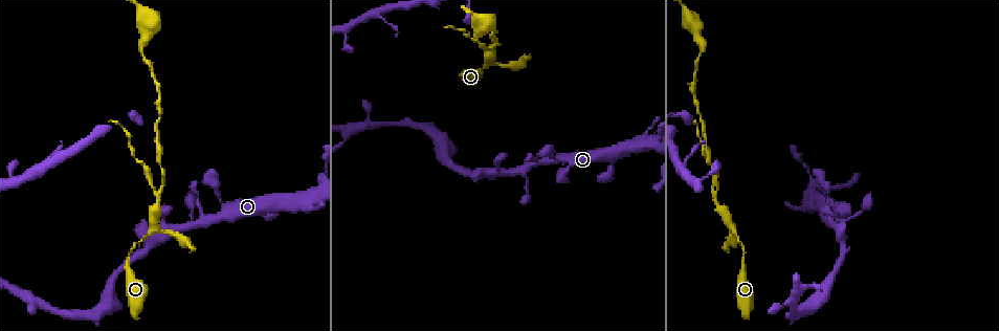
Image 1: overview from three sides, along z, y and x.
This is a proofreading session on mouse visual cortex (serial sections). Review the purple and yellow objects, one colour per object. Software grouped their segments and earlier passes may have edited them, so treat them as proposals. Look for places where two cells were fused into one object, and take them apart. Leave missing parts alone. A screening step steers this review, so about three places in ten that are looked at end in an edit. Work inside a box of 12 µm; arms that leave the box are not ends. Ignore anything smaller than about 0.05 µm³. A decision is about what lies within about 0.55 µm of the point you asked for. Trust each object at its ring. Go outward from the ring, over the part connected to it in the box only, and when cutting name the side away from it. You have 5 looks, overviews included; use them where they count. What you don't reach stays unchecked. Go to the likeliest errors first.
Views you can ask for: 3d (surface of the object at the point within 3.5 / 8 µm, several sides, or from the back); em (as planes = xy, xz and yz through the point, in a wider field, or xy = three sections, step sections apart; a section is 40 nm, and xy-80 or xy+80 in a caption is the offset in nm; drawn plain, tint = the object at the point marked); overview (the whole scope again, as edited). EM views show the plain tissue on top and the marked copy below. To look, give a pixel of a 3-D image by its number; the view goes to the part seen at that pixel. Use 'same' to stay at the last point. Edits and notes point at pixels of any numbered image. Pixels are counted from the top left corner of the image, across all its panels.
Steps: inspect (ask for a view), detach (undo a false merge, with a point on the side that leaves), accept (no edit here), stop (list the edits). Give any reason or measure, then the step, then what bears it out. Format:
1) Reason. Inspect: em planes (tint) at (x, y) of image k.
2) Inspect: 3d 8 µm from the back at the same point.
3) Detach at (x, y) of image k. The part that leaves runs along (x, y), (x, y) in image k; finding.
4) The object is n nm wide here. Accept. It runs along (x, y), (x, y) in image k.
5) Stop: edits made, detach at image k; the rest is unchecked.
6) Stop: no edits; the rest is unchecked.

A fork. Inspect: 3d 8 µm at (157, 194) of image 1.

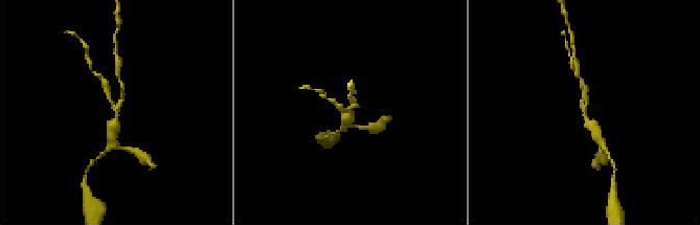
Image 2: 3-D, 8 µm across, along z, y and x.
Closer look. Inspect: 3d 3.5 µm at (119, 109) of image 2.

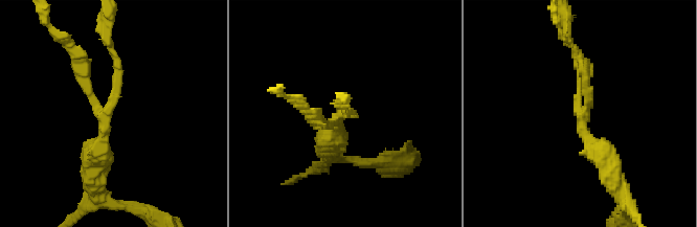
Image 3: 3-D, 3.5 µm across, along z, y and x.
Inspect: em xy step 1 (tint) at (340, 115) of image 3.

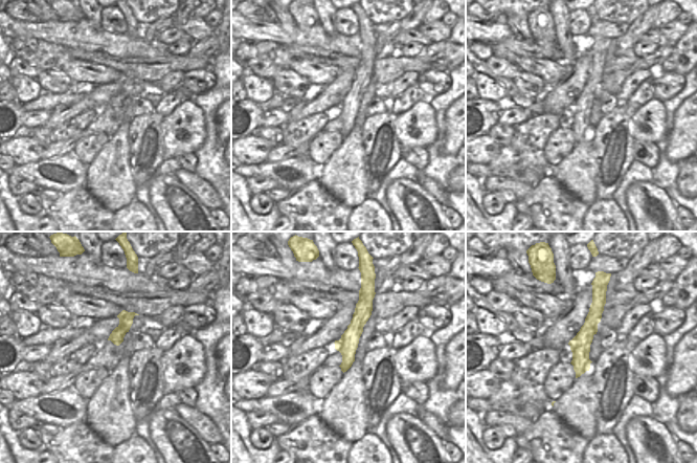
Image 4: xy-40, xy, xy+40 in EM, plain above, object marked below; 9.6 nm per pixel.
Detach at (586, 75) of image 3. The part that leaves runs along (98, 105), (82, 63), (50, 27) in image 3; a second cell is stuck on.

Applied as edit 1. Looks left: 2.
Branch point. Inspect: 3d 3.5 µm at (841, 238) of image 1.

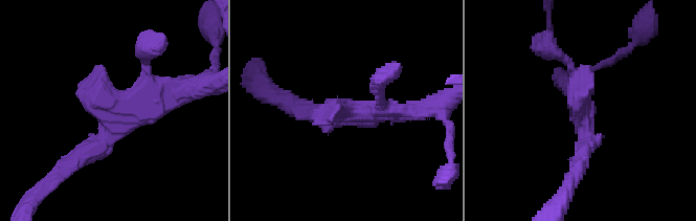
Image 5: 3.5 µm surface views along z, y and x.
Now the EM. Inspect: em xy step 3 (tint) at (583, 113) of image 5.

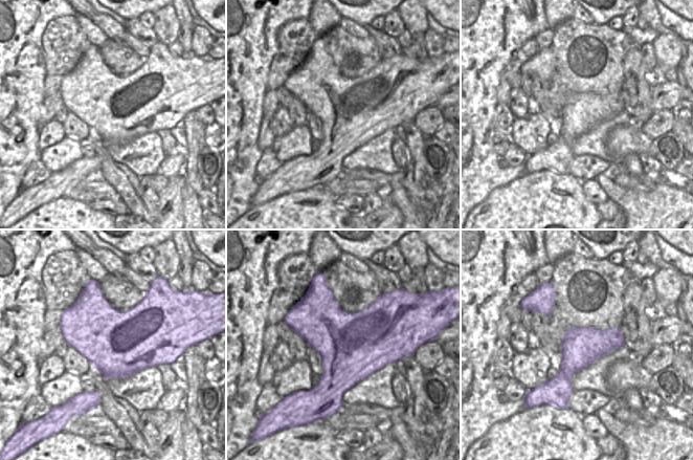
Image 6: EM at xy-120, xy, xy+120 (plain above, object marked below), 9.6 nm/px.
Accept. It runs along (186, 90), (129, 109), (74, 160) in image 5; one cell here.

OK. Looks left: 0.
Stop: edits made, detach at image 3; the rest is unchecked.

